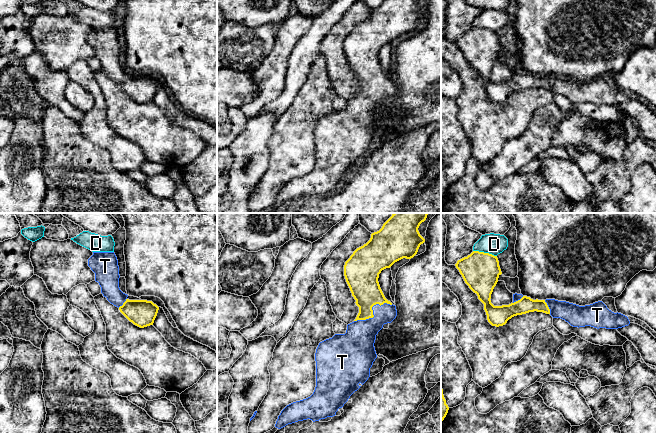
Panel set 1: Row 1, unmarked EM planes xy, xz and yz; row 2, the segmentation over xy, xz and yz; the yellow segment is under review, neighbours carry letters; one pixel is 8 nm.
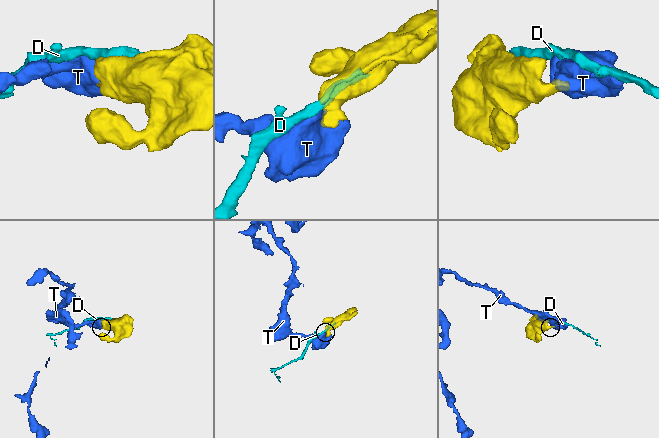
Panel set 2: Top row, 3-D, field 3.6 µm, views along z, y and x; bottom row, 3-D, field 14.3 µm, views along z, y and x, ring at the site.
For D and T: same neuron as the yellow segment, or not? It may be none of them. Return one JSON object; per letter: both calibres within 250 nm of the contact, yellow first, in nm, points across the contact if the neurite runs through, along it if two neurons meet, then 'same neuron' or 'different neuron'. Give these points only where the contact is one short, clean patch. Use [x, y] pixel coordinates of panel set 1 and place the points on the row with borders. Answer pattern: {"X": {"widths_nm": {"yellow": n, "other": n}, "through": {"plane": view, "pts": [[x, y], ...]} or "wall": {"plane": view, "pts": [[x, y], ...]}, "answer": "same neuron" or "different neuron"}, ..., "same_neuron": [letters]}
{"D": {"widths_nm": {"yellow": 300, "other": 170}, "answer": "different neuron"}, "T": {"widths_nm": {"yellow": 240, "other": 240}, "answer": "same neuron"}, "same_neuron": ["T"]}

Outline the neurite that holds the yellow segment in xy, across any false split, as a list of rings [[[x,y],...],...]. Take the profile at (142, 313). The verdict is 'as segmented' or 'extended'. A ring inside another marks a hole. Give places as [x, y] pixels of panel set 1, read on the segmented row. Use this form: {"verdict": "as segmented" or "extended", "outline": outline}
{"verdict": "extended", "outline": [[[93,252],[88,266],[95,273],[95,281],[99,283],[103,296],[130,322],[140,328],[153,325],[159,307],[152,301],[129,300],[128,295],[120,290],[119,266],[114,252]]]}

